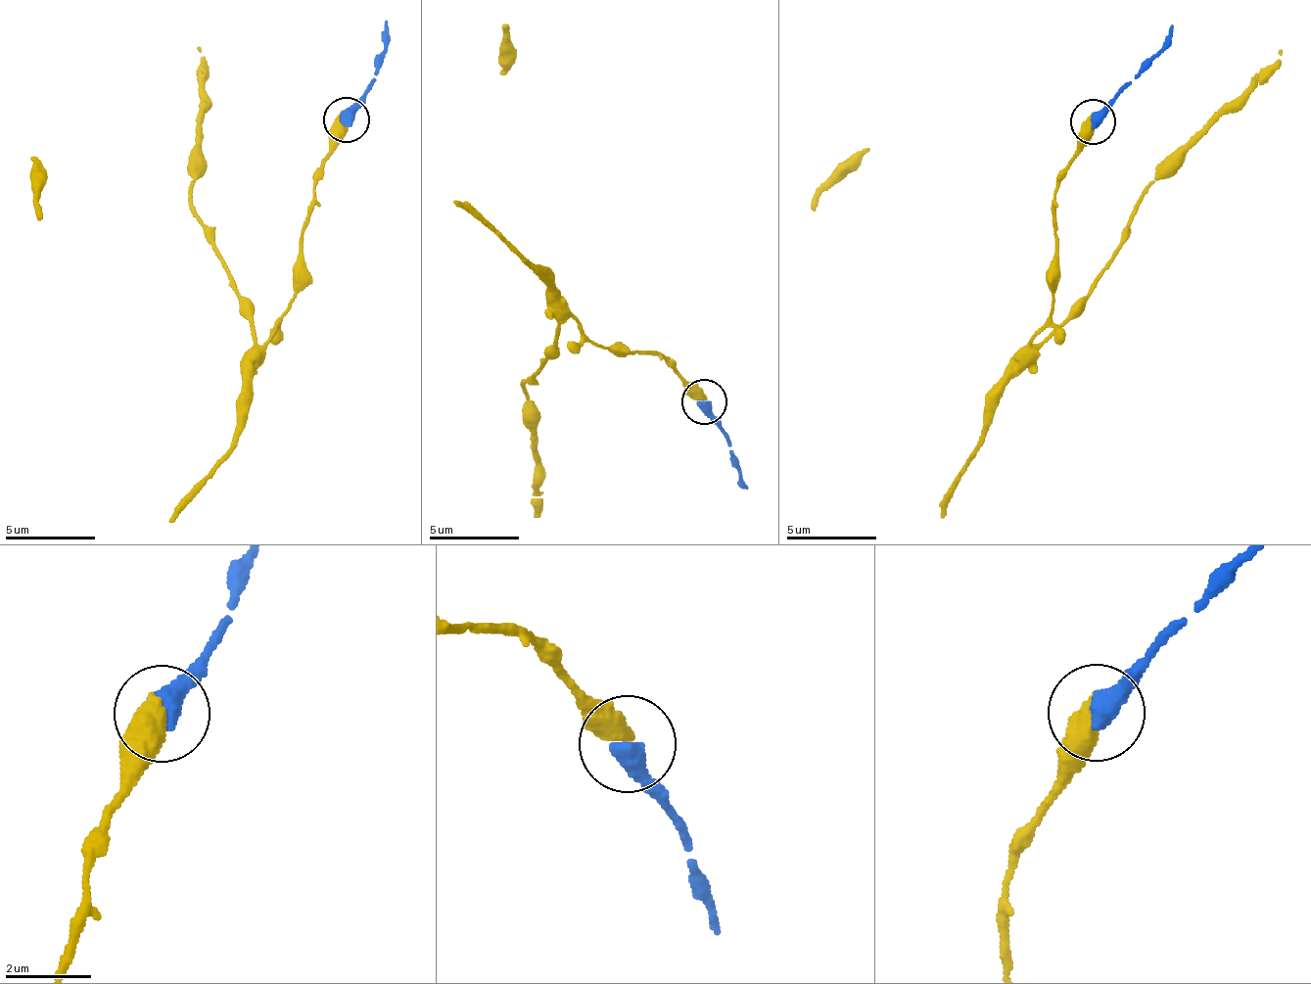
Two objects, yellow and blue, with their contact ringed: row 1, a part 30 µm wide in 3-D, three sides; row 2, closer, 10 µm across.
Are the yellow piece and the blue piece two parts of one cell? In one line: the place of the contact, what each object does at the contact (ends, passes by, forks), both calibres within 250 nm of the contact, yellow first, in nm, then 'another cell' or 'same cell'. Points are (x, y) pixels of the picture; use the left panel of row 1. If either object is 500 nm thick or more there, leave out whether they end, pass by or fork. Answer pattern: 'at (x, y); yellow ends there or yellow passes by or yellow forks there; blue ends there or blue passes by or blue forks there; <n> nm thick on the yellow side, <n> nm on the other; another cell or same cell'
at (347, 119); 600 nm thick on the yellow side, 550 nm on the other; same cell

